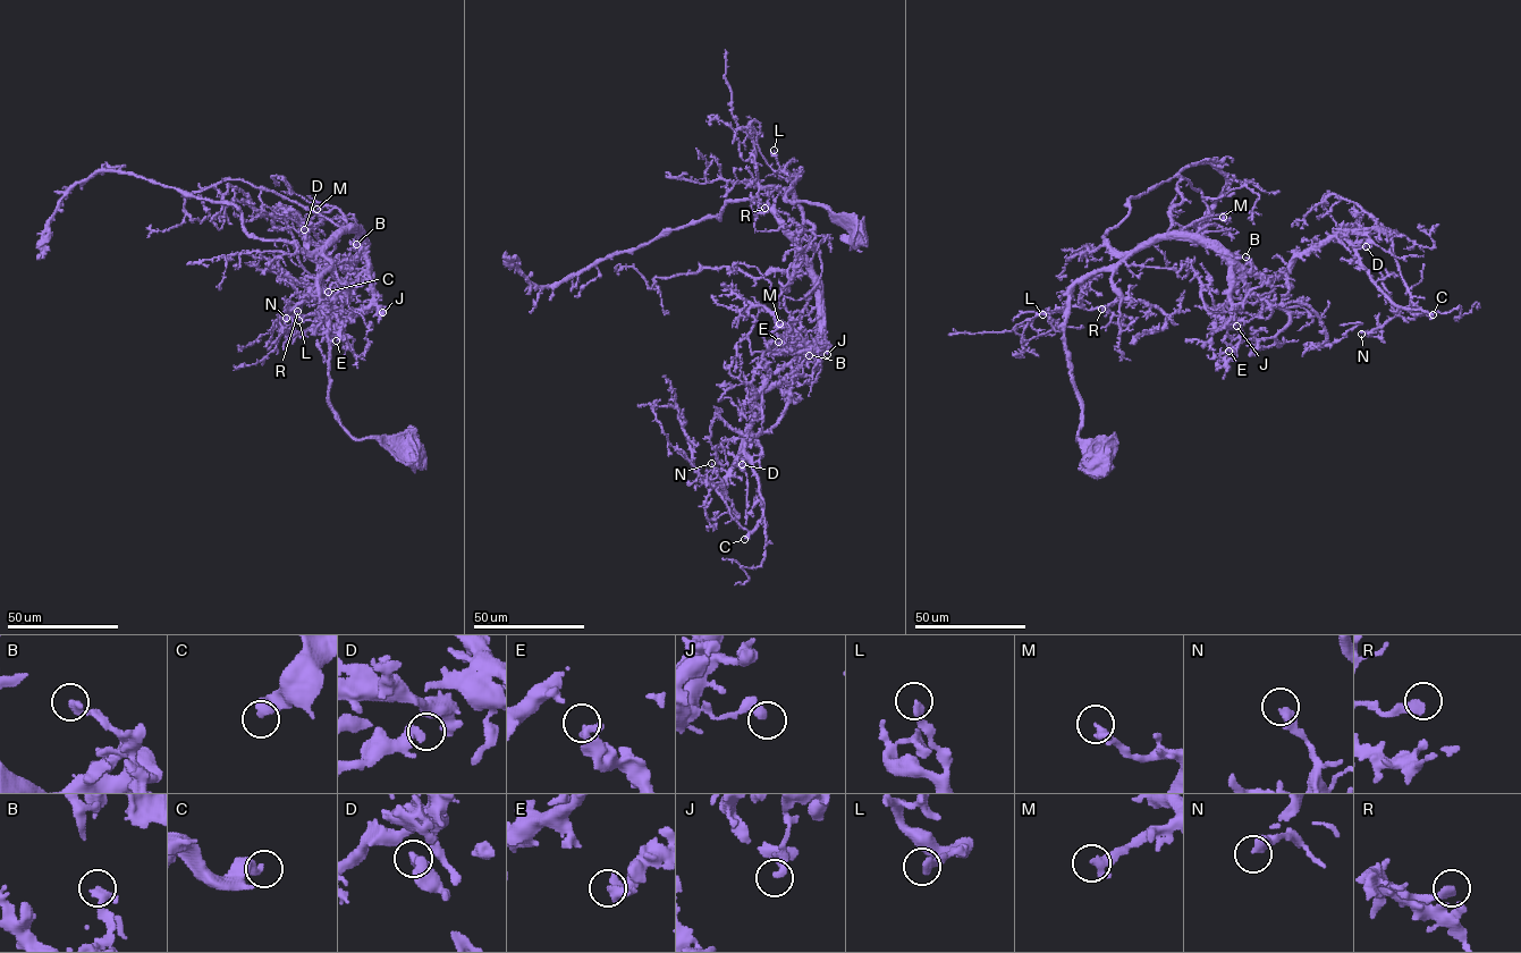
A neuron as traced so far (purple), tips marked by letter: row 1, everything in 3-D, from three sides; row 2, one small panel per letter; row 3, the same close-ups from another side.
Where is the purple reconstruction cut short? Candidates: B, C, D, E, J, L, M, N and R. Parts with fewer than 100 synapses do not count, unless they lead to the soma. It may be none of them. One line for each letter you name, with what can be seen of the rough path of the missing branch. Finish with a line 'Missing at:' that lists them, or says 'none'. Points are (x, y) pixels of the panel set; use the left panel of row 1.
C: missing branch runs (328, 292), (315, 292), (306, 300), (305, 303), (315, 306)
Missing at: C

